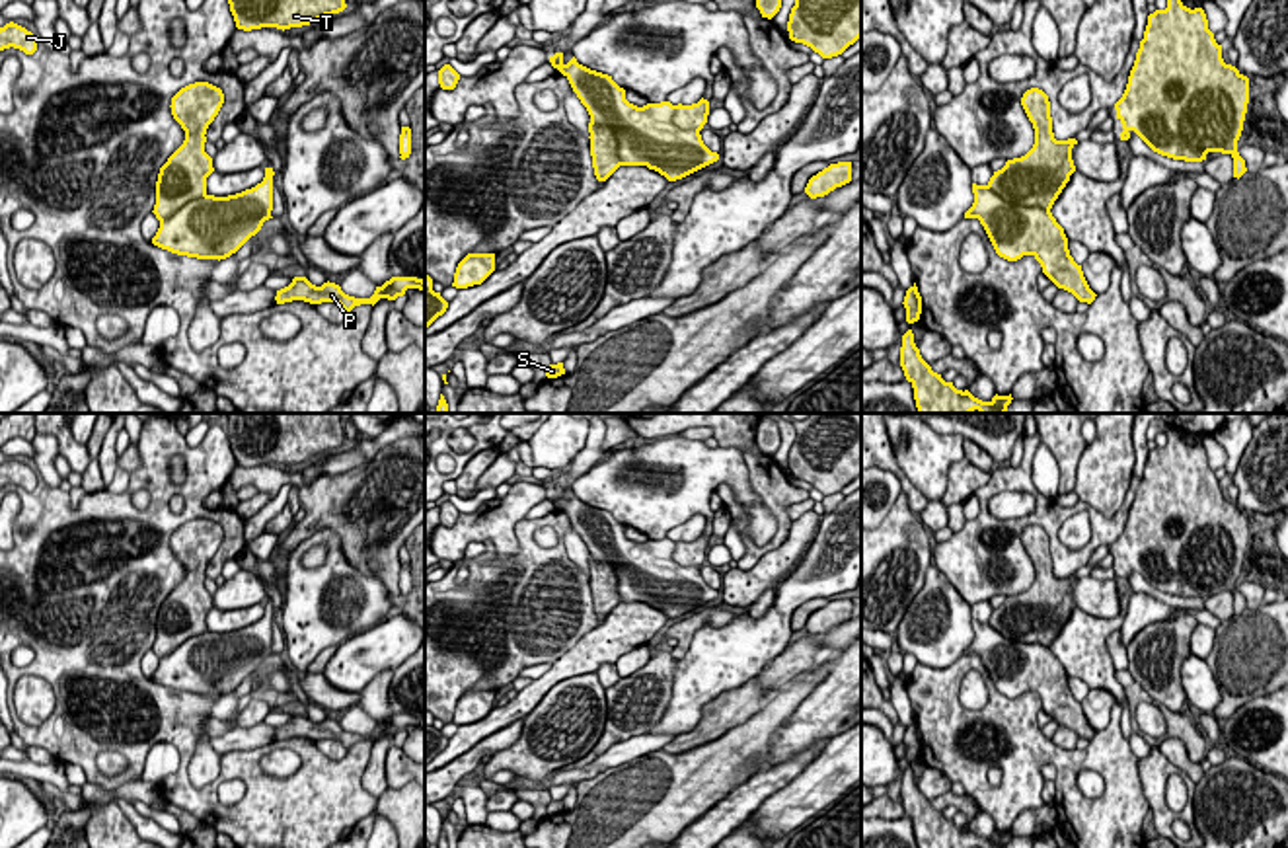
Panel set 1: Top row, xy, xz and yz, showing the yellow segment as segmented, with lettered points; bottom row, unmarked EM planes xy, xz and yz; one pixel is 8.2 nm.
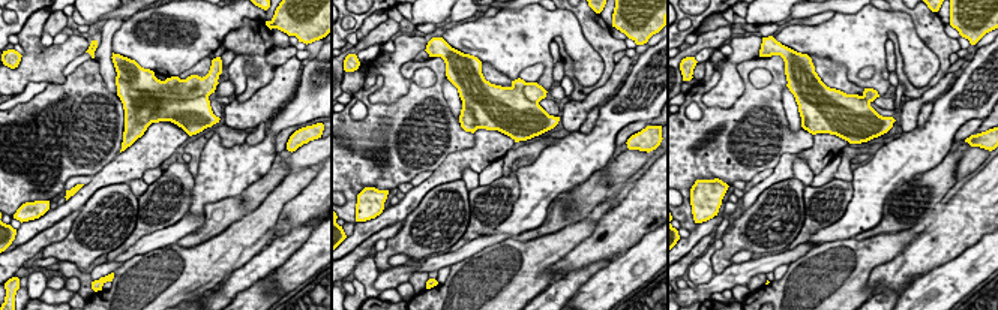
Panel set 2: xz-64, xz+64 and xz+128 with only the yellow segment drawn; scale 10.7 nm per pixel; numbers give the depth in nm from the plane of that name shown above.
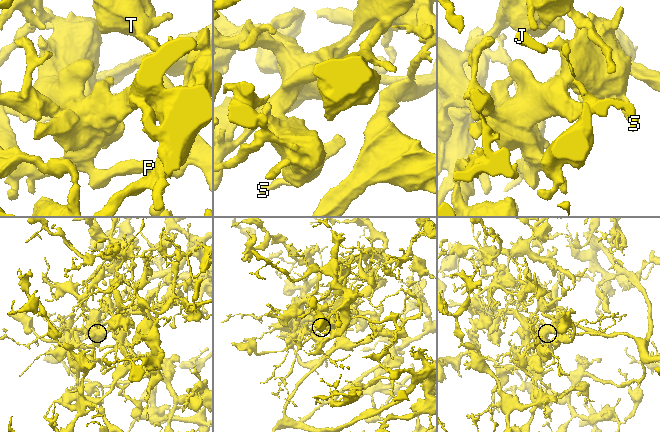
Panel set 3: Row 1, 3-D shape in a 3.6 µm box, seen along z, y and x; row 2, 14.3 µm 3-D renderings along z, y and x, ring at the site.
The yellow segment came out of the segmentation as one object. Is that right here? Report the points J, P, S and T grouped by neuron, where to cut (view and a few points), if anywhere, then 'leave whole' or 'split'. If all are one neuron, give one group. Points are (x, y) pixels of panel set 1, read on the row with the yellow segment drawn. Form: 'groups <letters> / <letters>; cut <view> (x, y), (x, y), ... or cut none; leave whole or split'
groups J S T / P; cut yz (986, 186), (1016, 205), (1039, 205), (1049, 211); split

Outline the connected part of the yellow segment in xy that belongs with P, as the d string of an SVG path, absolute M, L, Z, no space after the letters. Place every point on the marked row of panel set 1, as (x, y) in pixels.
M294 277L292 283L277 290L277 304L304 300L310 304L337 302L345 312L351 312L360 304L376 304L380 298L396 300L403 296L407 289L419 289L425 292L425 281L417 277L392 277L382 287L376 287L370 298L355 298L341 290L335 283L323 283L322 287L312 285L306 277Z

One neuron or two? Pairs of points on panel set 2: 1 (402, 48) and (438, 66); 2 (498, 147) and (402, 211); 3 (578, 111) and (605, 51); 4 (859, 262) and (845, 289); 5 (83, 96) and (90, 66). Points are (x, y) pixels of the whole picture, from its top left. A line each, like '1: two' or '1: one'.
1: two
2: one
3: two
4: one
5: one

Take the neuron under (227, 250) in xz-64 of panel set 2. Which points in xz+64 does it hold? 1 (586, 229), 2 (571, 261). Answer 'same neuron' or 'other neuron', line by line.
1: same neuron
2: other neuron

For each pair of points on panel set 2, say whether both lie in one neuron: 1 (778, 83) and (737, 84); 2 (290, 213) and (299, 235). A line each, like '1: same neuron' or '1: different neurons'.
1: different neurons
2: different neurons

